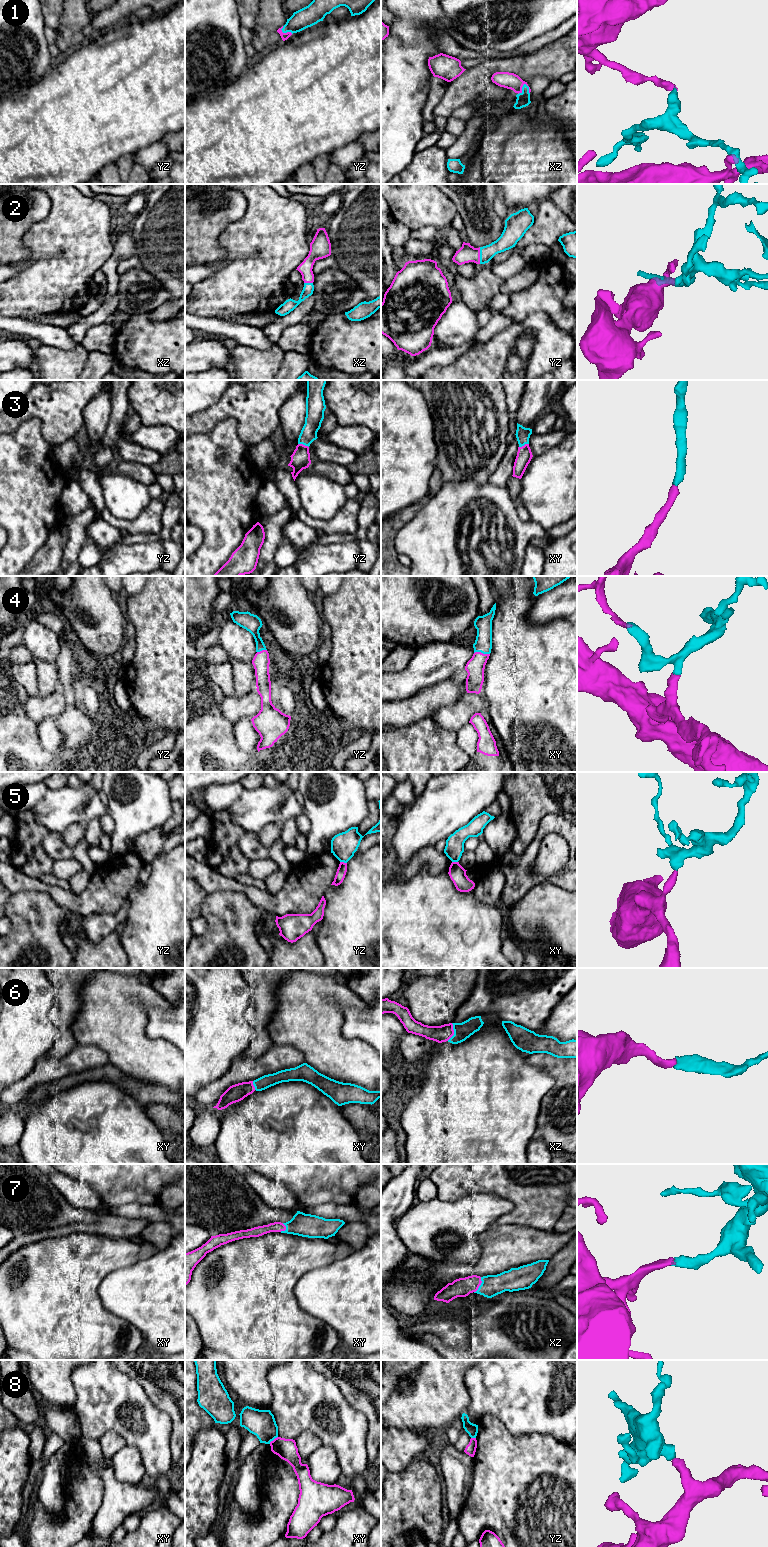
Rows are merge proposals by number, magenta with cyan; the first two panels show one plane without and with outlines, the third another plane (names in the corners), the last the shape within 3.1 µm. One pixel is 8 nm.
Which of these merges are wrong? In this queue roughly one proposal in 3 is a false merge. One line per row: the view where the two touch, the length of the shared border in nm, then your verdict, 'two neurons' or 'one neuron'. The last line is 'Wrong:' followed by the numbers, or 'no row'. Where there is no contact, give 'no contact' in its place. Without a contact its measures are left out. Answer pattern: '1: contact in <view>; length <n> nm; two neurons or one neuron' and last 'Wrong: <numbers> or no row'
1: contact in xz; length 110 nm; one neuron
2: contact in yz; length 140 nm; one neuron
3: contact in yz; length 90 nm; one neuron
4: contact in xy; length 130 nm; one neuron
5: contact in yz; length 60 nm; two neurons
6: contact in xz; length 150 nm; one neuron
7: contact in xz; length 140 nm; one neuron
8: contact in xy; length 90 nm; two neurons
Wrong: 5, 8

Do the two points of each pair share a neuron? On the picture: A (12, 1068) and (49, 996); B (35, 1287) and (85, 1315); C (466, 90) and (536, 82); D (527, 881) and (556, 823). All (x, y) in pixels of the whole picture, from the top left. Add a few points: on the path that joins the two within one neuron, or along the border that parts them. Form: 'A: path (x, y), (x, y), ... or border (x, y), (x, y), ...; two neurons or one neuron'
A: path (12, 1050), (21, 1024), (31, 1014); one neuron
B: path (47, 1299), (61, 1313), (73, 1315); one neuron
C: border (550, 78), (532, 77), (527, 82); two neurons
D: path (526, 866), (526, 860), (541, 834); one neuron

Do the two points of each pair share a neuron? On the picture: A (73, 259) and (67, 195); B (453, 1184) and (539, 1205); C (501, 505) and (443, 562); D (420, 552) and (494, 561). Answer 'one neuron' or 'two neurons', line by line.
A: one neuron
B: one neuron
C: one neuron
D: one neuron

